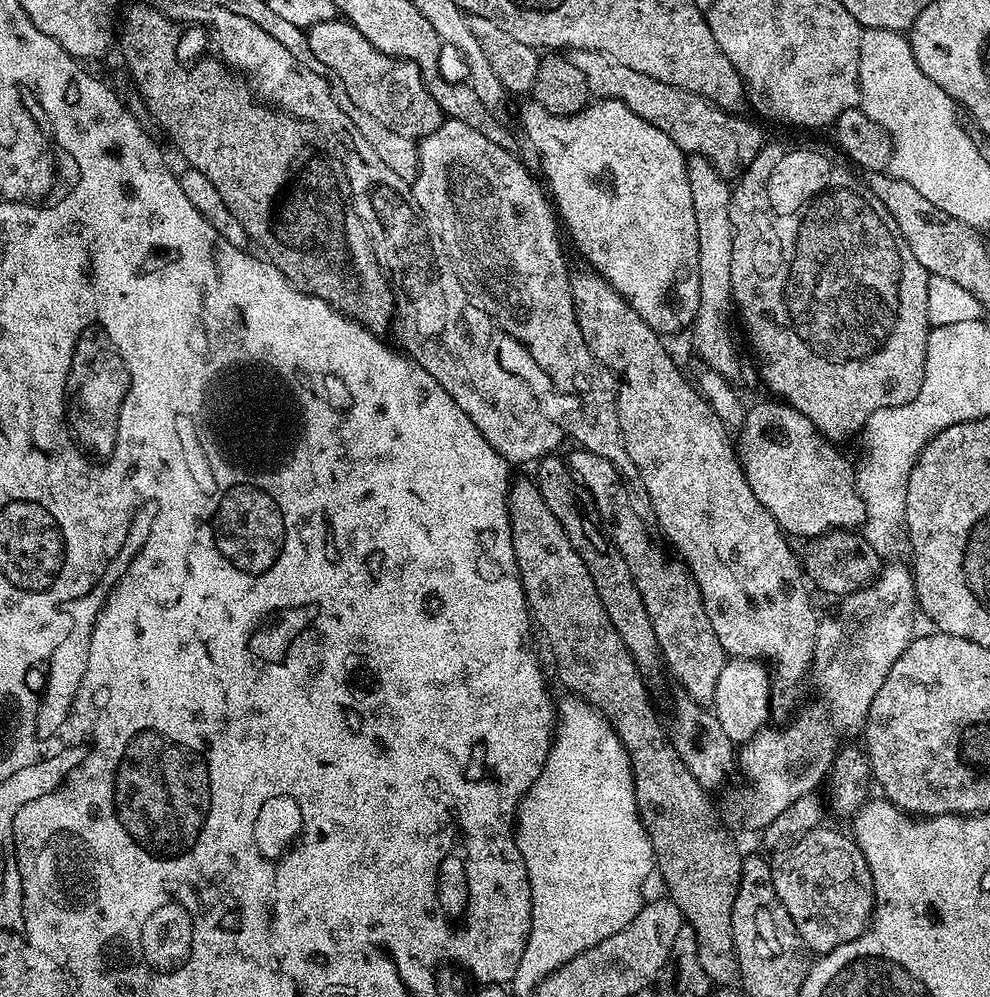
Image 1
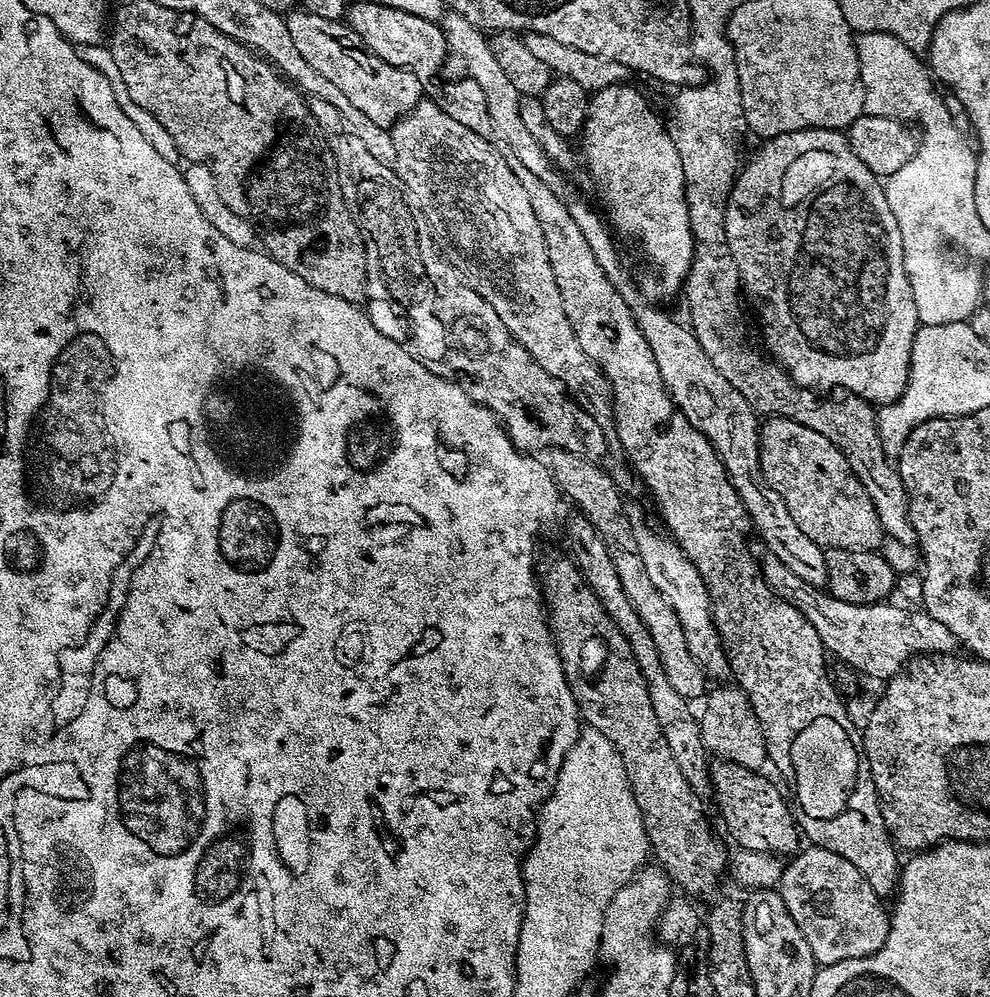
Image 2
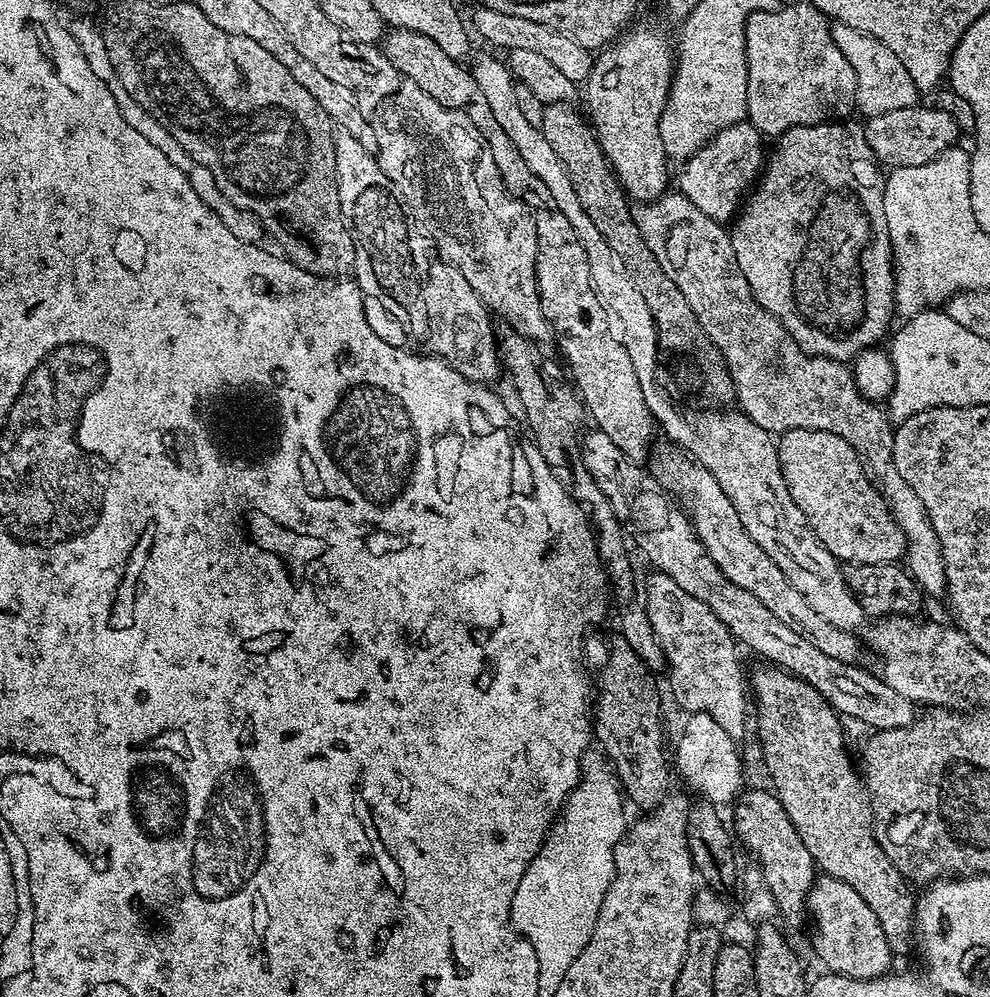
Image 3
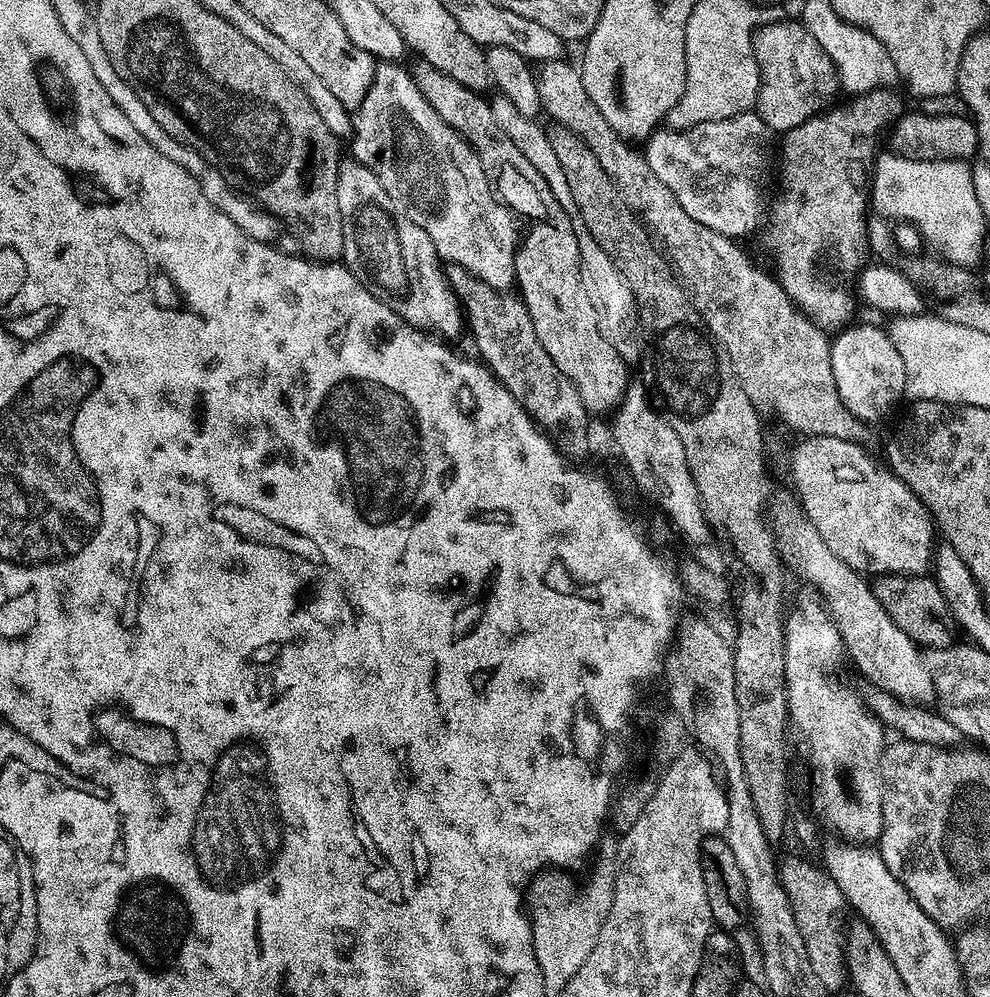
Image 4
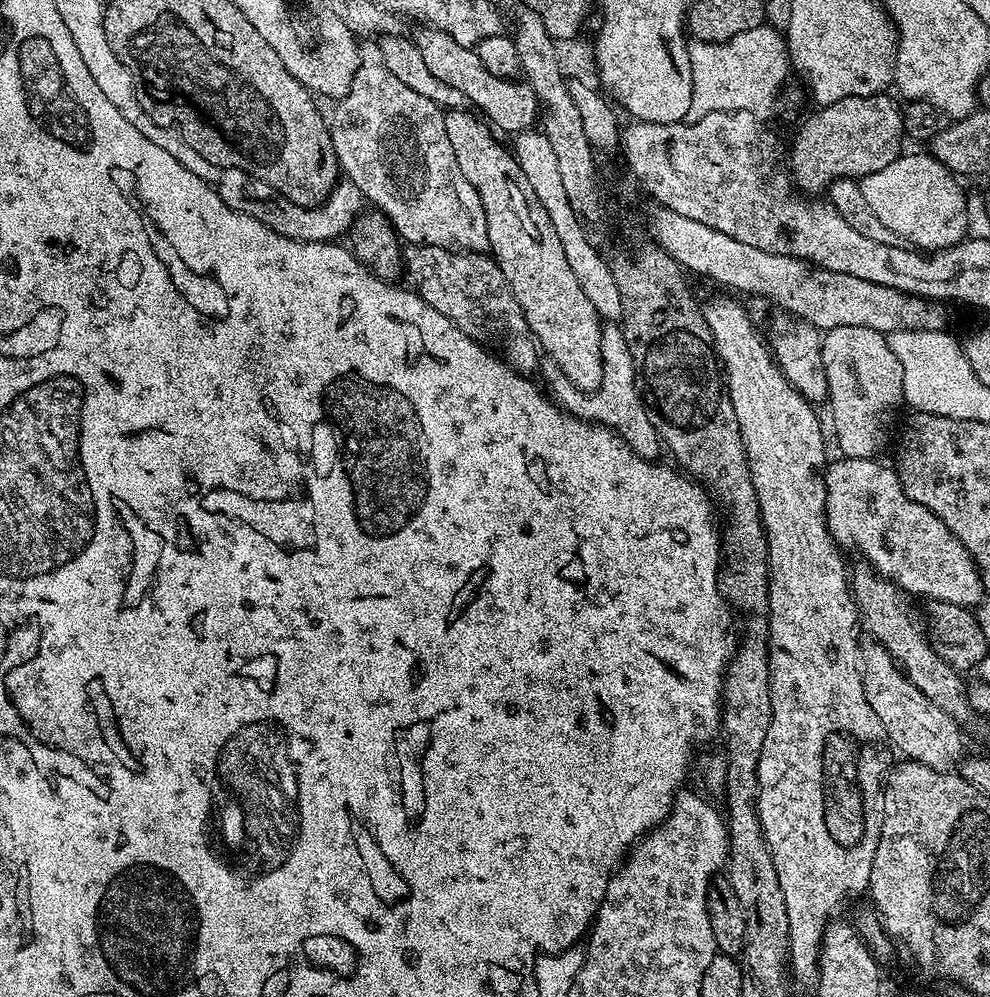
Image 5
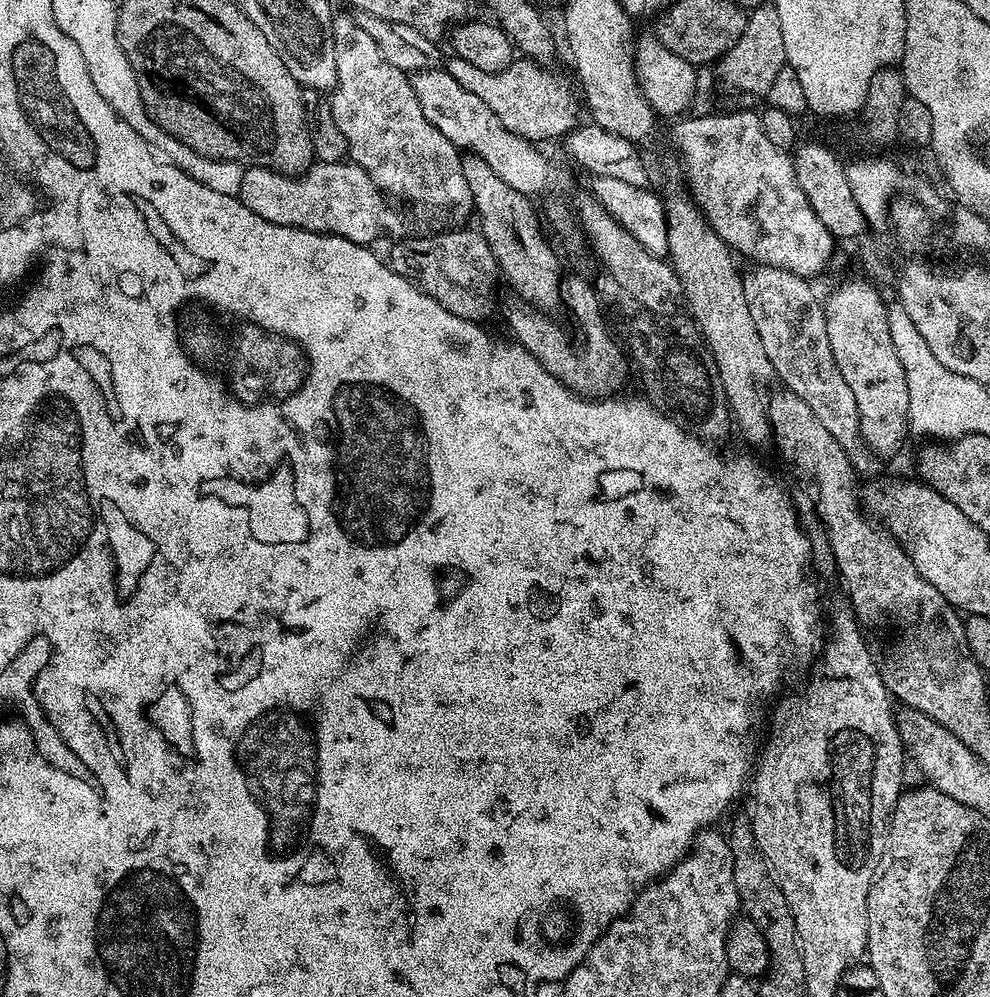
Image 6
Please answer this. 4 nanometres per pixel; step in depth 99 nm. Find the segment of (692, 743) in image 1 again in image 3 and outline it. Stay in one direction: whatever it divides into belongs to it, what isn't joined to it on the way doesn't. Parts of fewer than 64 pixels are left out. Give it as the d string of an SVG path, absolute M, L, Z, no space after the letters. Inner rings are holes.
M756 788L753 792L745 791L739 797L735 805L737 808L734 832L739 843L741 840L756 855L755 863L764 873L764 885L774 898L779 919L784 919L792 928L800 928L804 920L806 922L808 892L817 880L818 869L812 861L810 850L806 850L802 838L798 838L798 830L794 830L794 822L790 822L775 791L767 791Z

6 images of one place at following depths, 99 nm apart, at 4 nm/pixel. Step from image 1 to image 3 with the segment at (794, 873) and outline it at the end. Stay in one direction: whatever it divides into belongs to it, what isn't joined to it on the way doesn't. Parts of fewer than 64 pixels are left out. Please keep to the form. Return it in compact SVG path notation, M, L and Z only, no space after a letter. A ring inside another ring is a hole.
M821 875L808 892L809 917L814 920L818 935L814 950L831 973L854 977L855 980L872 980L887 975L894 953L874 910L863 901L858 890L833 876Z

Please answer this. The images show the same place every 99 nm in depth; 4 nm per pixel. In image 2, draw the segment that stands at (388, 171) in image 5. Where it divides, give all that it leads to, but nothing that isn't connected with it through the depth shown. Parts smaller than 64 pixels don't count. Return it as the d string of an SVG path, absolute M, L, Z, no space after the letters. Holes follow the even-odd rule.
M421 99L414 110L407 112L401 120L396 121L392 125L390 131L392 133L392 141L394 142L394 154L396 155L394 165L396 172L400 175L400 181L404 183L405 193L410 197L415 211L419 213L426 227L432 232L432 238L435 240L436 247L442 253L444 259L459 272L460 277L486 303L494 306L494 314L498 314L498 318L502 318L502 322L512 338L517 340L530 353L532 360L538 362L538 366L542 366L542 370L546 370L546 374L550 374L556 379L557 384L567 389L571 399L578 405L579 411L595 427L600 428L604 432L604 439L608 441L609 453L619 453L620 439L616 433L616 419L612 416L612 387L610 382L604 377L604 371L588 357L586 350L582 350L582 346L578 346L578 338L570 326L570 318L566 318L566 310L562 307L562 294L558 294L558 282L554 282L554 270L550 270L550 254L546 250L546 238L542 236L542 226L538 226L538 218L534 214L534 206L530 206L530 194L526 194L526 186L522 186L522 182L518 182L514 170L510 170L510 166L506 166L502 154L493 144L486 138L474 134L474 130L462 126L462 122L454 122L454 118L450 118L450 114L446 114L436 105L435 99Z

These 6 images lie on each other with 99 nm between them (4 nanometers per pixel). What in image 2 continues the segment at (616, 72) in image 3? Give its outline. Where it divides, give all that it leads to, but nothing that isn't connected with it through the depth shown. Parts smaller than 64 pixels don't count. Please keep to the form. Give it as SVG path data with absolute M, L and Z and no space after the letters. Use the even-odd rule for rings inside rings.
M628 82L611 84L589 99L588 117L582 129L584 164L596 183L596 192L600 195L605 210L608 211L607 223L617 233L620 231L622 235L629 236L640 247L641 254L648 259L648 264L652 267L652 280L648 276L638 280L641 297L651 297L648 295L652 292L652 284L660 296L679 297L694 255L690 214L688 204L684 200L682 158L678 158L678 150L674 150L674 142L670 138L665 121L656 117L656 112L648 105L647 98L630 85Z

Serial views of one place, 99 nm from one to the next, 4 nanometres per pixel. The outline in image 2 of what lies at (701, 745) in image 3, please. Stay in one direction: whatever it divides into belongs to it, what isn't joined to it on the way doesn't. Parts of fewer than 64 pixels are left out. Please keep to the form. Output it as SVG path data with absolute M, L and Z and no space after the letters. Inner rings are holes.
M739 686L732 688L716 688L707 693L708 705L704 713L699 713L700 741L713 757L729 764L737 764L753 770L763 769L766 764L768 748L764 745L762 732L758 726L758 718ZM712 692L712 693L711 693ZM716 755L716 756L715 756Z

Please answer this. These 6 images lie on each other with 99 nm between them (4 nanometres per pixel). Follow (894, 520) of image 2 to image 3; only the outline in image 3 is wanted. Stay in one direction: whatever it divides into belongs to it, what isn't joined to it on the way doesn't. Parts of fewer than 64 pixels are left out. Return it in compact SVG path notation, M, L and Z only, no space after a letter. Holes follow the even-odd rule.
M679 190L665 191L657 200L633 203L632 217L638 230L642 230L642 238L646 238L650 250L654 250L654 258L658 258L658 266L662 266L662 270L670 274L678 290L682 290L682 298L690 302L690 310L694 310L694 318L698 318L710 342L718 346L730 370L730 378L734 382L735 403L739 411L745 412L751 420L758 422L762 430L773 434L783 434L801 428L822 430L846 438L846 442L850 442L850 446L856 451L866 478L870 478L872 485L882 494L904 537L908 539L907 572L925 597L943 597L948 591L948 583L942 558L942 542L938 542L938 534L934 534L934 526L930 523L930 514L926 514L926 506L922 506L918 494L910 490L906 478L902 478L898 466L894 466L892 461L894 424L887 411L877 401L868 400L860 394L847 363L826 360L823 356L811 356L808 352L802 351L798 342L790 338L782 322L778 322L774 314L770 314L756 301L738 266L729 229L721 221L702 214L702 210L698 210L698 206L694 206L694 202L690 202L690 198L686 198Z

